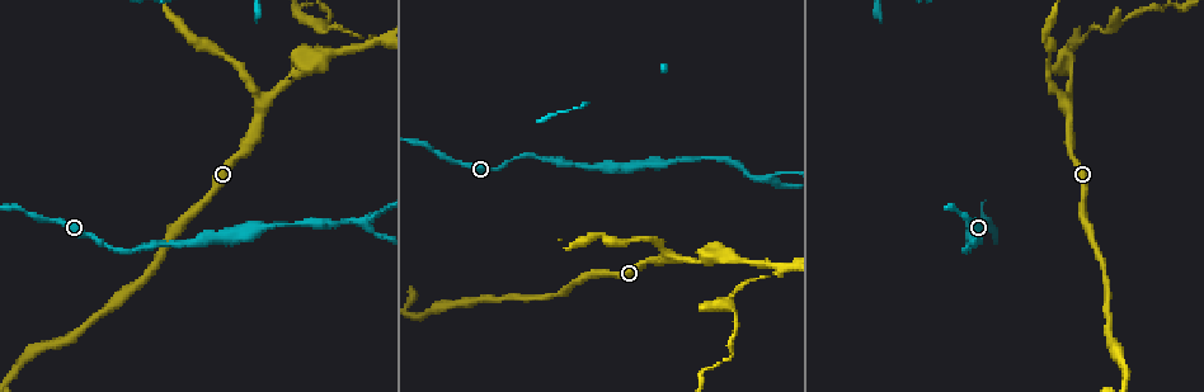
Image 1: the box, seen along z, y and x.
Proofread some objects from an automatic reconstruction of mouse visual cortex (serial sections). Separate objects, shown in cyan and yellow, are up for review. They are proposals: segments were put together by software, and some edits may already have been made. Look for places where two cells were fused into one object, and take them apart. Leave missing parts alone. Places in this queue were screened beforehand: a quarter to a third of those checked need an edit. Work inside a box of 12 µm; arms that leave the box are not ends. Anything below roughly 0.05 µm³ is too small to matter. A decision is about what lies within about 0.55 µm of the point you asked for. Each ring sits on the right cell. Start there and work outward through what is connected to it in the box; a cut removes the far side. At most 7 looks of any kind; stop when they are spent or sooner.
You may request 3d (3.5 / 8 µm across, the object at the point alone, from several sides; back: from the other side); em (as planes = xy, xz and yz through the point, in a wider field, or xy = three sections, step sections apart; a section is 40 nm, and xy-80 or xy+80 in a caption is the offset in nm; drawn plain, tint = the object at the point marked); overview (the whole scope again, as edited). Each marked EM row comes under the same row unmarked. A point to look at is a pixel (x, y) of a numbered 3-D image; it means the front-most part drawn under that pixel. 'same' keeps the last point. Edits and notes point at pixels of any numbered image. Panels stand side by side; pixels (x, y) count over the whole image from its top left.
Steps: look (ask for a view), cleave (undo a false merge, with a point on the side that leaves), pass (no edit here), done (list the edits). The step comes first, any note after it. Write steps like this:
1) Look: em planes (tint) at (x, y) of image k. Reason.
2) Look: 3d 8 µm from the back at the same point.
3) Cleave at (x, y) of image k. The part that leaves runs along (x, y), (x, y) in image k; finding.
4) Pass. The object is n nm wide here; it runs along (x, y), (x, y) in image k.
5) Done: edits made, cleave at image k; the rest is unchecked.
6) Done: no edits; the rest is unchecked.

Look: 3d 3.5 µm at (264, 103) of image 1. Side arm on a straight run.

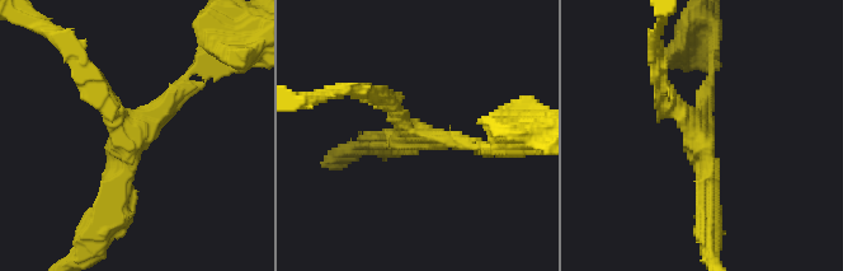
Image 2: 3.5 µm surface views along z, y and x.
Look: em xy step 5 (tint) at (129, 143) of image 2. 3 arms meet here; the arms are 250, 250, 300 nm wide; need the tissue.

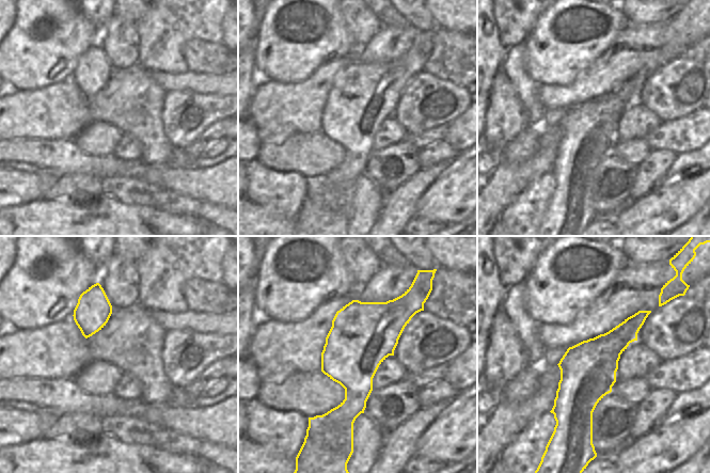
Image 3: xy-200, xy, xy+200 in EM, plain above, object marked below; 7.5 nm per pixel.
Pass. It runs along (106, 220), (128, 143), (187, 76) in image 2; continuous, no second cell.

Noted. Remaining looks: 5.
Look: 3d 3.5 µm at (358, 221) of image 1. Three arms meet.

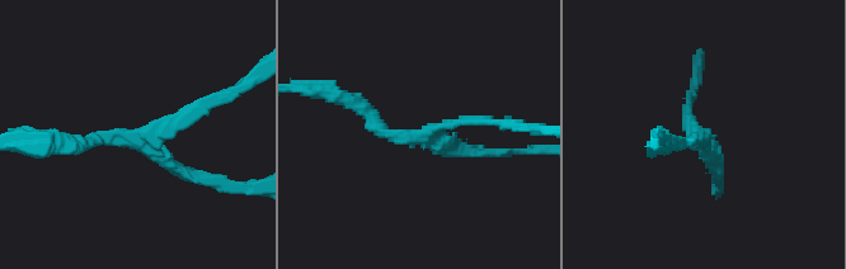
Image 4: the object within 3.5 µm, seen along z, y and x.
Look: em xy step 1 (tint) at (138, 134) of image 4. 3 arms meet here; the arms are 150, 150, 150 nm wide; now the EM.

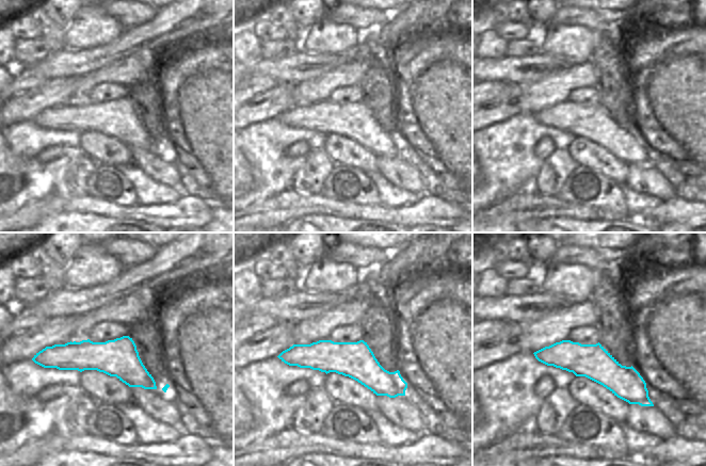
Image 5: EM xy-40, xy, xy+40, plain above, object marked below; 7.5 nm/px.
Pass. It runs along (349, 100), (395, 137), (493, 152) in image 4; continuous, no second cell.

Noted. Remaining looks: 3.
Look: 3d 3.5 µm at (1068, 56) of image 1. Sharp bend.

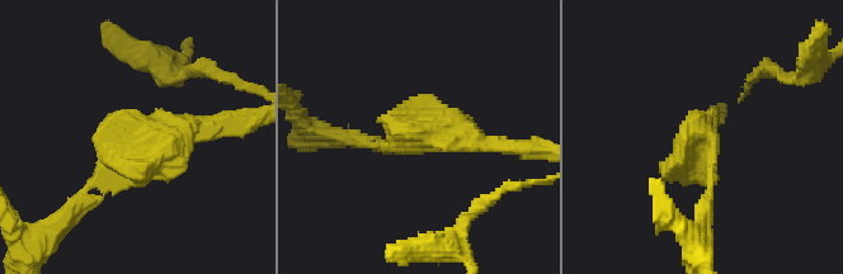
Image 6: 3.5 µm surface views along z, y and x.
Look: em xy step 1 (tint) at (140, 139) of image 6. Now the EM.

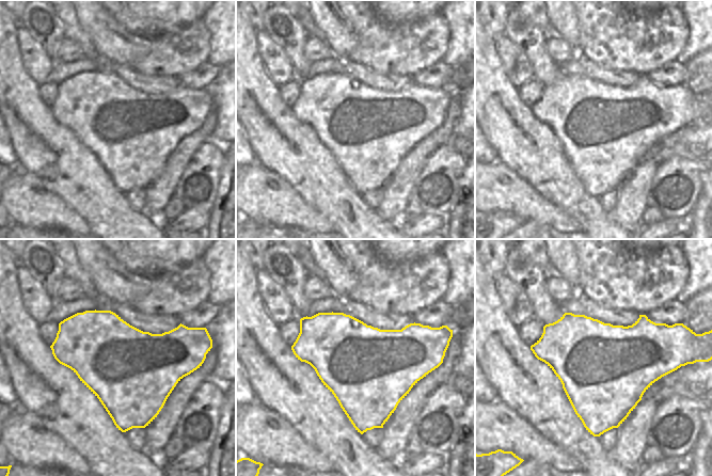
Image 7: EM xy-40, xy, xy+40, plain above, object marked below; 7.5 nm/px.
Pass. It runs along (81, 194), (128, 140), (219, 123) in image 6; one cell here.

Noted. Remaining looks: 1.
Done: no edits; the rest is unchecked.

